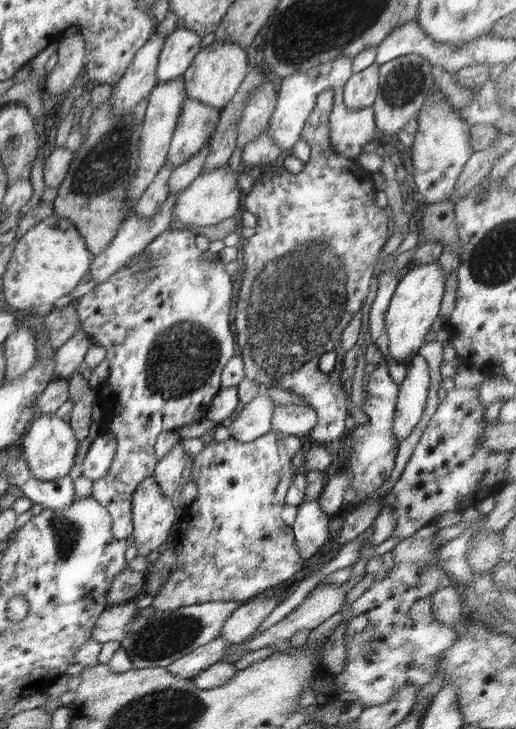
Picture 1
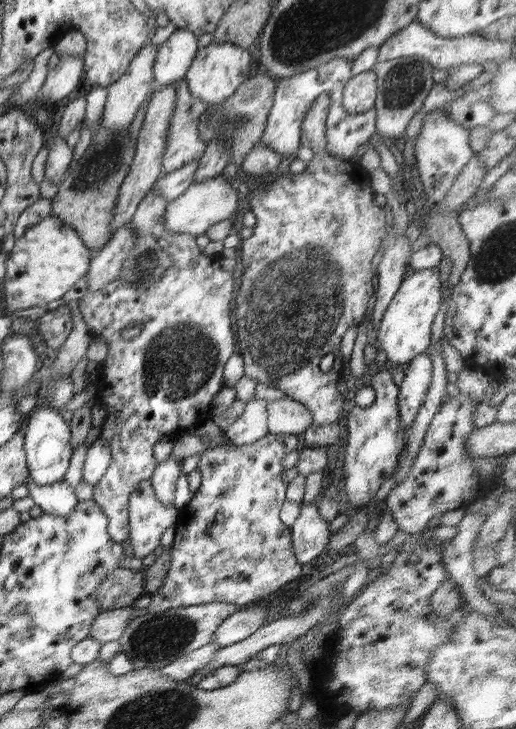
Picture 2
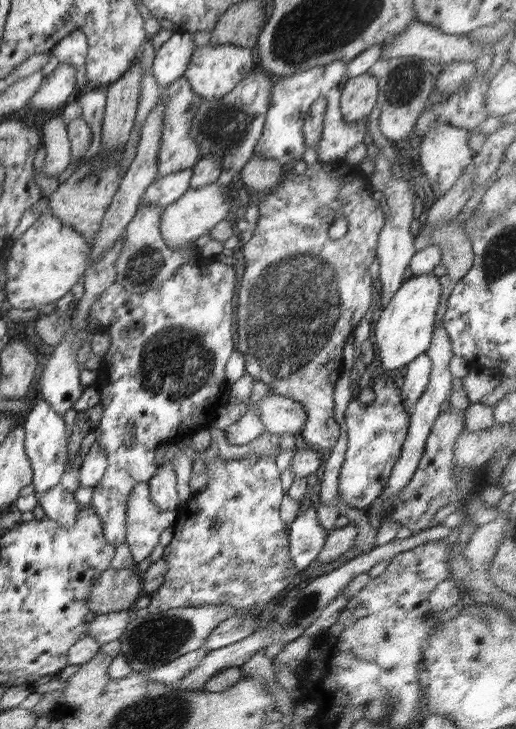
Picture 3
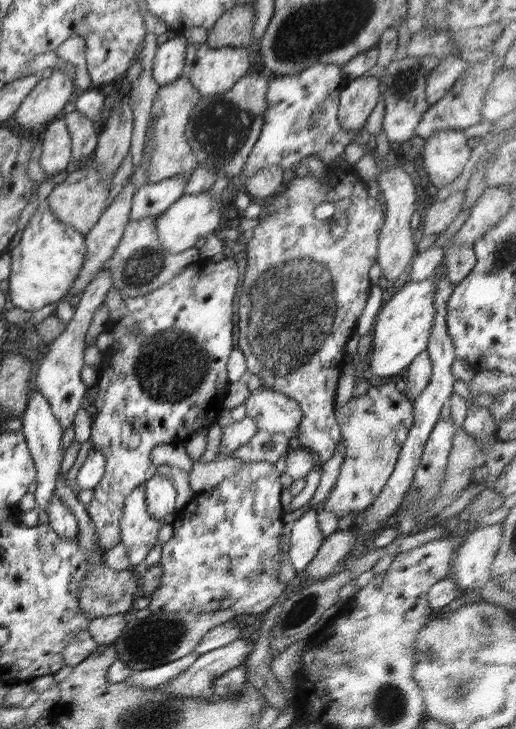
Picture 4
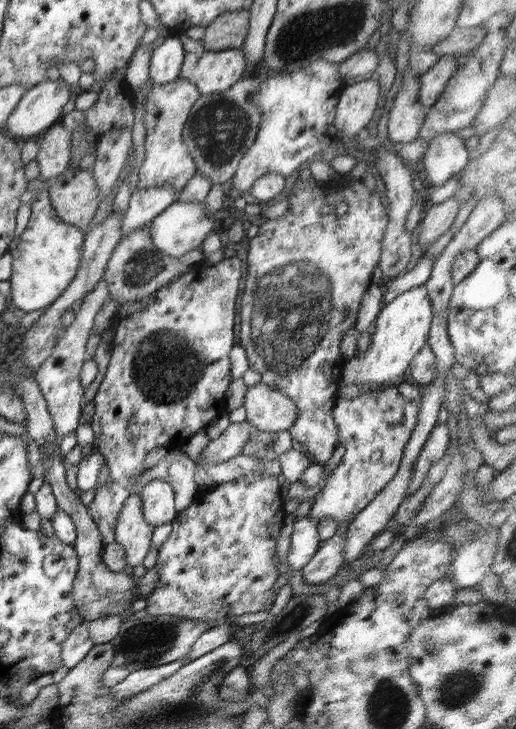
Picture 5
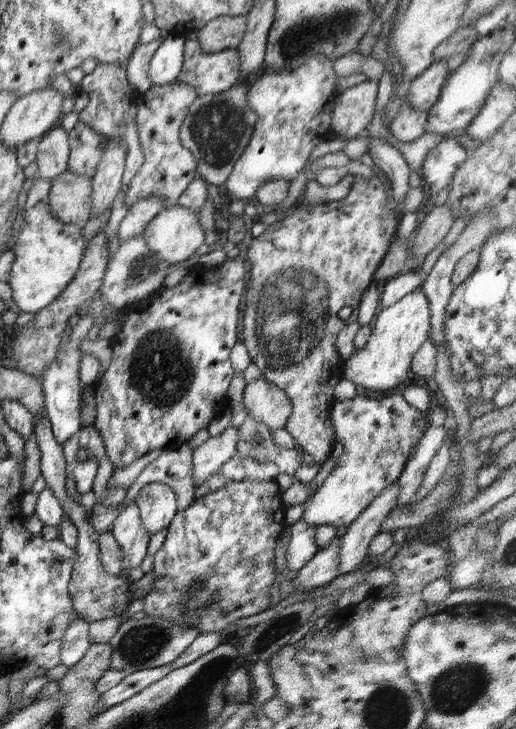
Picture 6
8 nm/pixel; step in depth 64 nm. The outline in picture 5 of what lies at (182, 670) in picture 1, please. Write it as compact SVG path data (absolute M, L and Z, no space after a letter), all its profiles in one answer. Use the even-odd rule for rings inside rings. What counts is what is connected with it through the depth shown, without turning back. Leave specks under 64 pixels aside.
M185 657L168 664L132 671L122 682L111 688L111 693L119 699L122 697L132 698L132 696L156 686L162 680L170 678L179 668L186 666L191 661Z

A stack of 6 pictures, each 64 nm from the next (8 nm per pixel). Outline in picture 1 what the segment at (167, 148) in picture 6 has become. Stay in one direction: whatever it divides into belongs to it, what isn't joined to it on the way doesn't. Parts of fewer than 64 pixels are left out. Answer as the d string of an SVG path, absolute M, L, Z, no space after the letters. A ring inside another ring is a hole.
M187 96L167 156L175 168L190 160L210 138L219 124L221 111Z

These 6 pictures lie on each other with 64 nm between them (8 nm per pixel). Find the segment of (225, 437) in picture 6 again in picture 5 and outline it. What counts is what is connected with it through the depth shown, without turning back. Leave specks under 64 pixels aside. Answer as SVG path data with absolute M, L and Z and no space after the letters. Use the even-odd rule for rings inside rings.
M248 421L230 423L220 437L208 443L196 464L202 463L207 465L210 463L226 462L226 460L238 456L242 452L247 440L249 440L250 427L251 422Z

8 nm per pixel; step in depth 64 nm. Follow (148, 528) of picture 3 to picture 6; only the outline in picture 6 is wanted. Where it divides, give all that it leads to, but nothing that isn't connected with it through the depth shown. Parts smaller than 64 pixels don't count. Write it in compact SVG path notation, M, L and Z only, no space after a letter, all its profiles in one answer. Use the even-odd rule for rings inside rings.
M134 500L124 501L125 508L120 509L112 536L117 540L123 552L123 568L136 568L148 556L147 548L151 534L142 526L140 511Z

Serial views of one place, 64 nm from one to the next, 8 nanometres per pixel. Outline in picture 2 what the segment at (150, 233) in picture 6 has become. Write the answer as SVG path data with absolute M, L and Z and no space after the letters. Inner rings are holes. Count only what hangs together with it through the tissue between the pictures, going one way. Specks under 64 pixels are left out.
M222 174L200 182L194 181L184 191L184 194L167 204L164 227L176 234L193 234L194 237L198 237L204 234L210 226L234 217L236 208L238 208L238 199L238 190L233 188L230 179L224 178Z

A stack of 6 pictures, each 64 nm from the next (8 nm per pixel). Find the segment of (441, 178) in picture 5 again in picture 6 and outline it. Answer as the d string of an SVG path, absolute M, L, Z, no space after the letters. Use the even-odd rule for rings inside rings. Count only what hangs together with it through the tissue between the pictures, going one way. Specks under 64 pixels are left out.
M444 137L424 159L424 182L429 184L429 203L434 205L436 194L450 186L456 170L464 164L467 151L455 138Z

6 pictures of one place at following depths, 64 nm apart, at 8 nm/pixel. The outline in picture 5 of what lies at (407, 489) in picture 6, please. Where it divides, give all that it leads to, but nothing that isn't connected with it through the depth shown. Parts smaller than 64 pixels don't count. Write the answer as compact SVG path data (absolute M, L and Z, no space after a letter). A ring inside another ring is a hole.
M438 422L426 439L420 454L418 455L415 469L411 474L411 481L407 490L407 496L411 496L422 488L422 484L428 478L430 466L441 458L447 458L448 446L450 446L450 428L447 423Z

